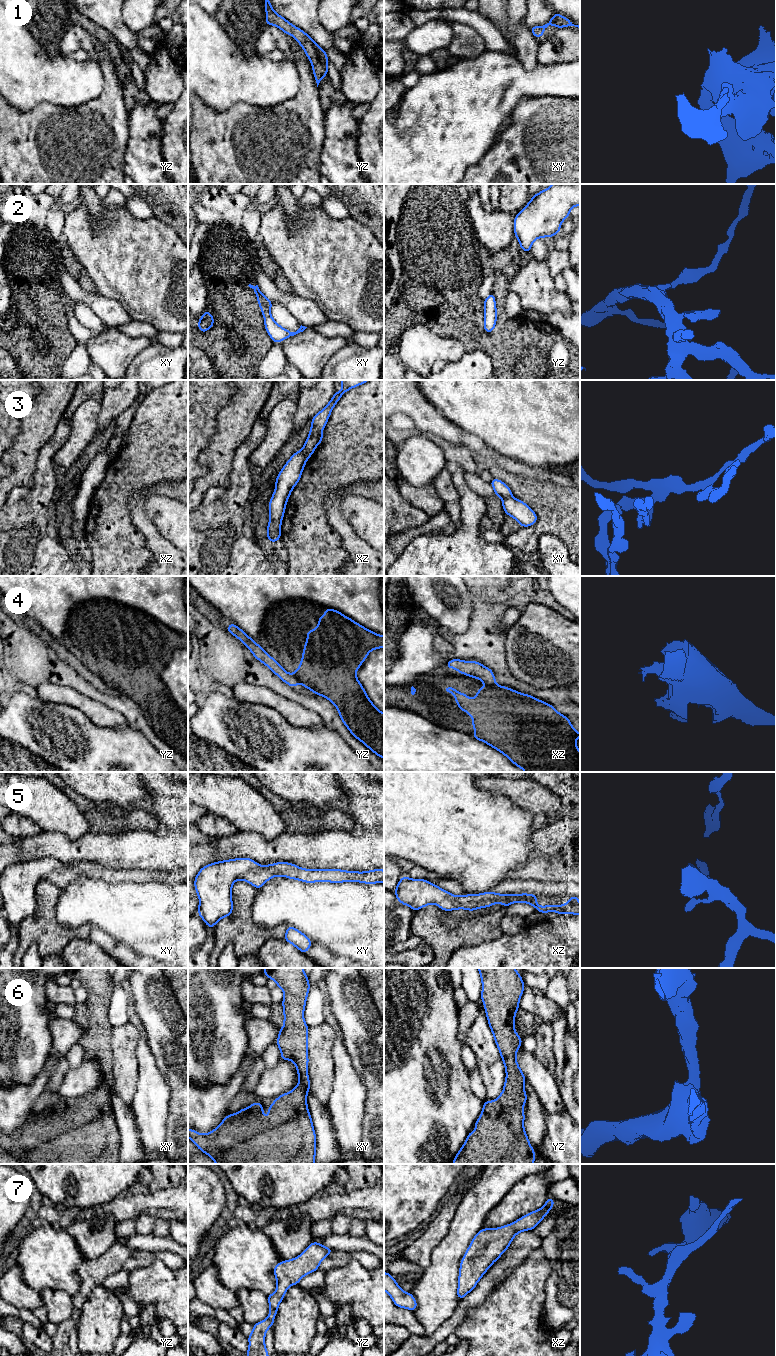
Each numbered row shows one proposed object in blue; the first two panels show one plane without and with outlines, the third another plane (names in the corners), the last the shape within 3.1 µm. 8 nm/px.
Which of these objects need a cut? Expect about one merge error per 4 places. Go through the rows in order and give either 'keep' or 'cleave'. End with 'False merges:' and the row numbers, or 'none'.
1: keep
2: keep
3: cleave
4: cleave
5: keep
6: keep
7: keep
False merges: 3, 4

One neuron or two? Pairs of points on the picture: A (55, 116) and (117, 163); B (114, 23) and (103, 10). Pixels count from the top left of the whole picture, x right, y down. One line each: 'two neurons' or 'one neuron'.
A: one neuron
B: one neuron

